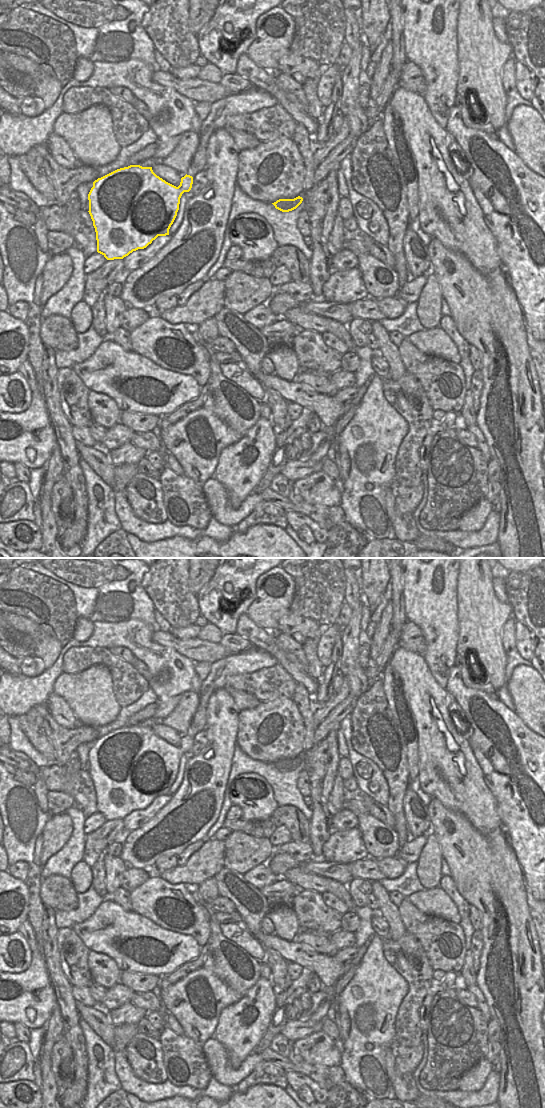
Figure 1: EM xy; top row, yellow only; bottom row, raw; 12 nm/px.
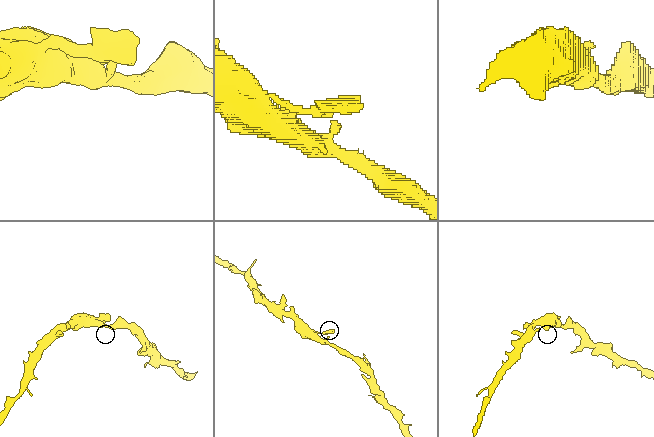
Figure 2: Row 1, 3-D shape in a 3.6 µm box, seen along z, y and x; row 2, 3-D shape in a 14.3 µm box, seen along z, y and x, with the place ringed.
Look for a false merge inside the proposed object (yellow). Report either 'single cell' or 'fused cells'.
single cell

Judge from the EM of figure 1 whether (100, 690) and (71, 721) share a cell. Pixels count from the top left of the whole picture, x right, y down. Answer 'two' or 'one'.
two

